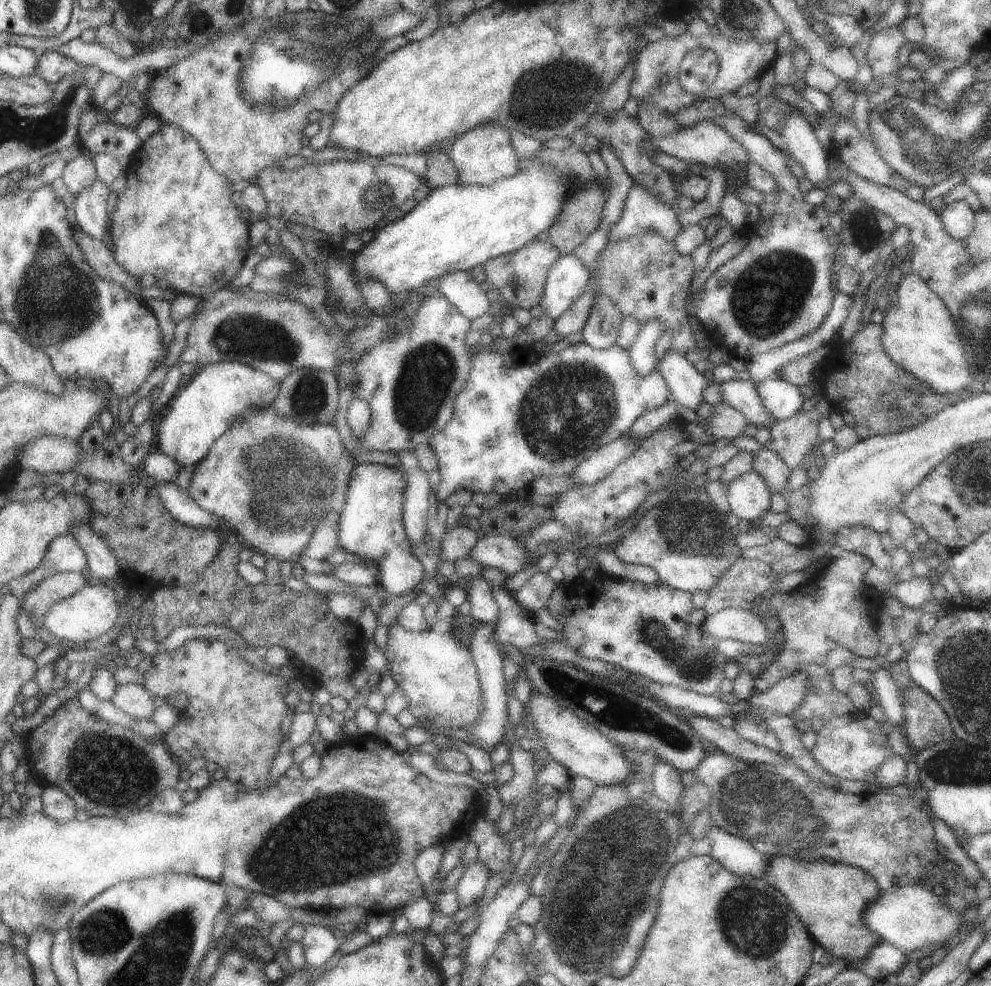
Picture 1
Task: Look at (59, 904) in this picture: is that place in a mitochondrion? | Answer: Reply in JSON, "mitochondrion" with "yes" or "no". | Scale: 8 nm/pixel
{"mitochondrion":"yes"}

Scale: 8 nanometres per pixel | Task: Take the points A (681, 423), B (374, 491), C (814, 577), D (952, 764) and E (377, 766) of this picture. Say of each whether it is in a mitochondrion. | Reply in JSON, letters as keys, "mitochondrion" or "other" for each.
{"A":"other","B":"other","C":"other","D":"mitochondrion","E":"other"}

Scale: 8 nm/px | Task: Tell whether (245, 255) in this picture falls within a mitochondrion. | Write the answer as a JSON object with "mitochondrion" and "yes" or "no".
{"mitochondrion":"no"}

